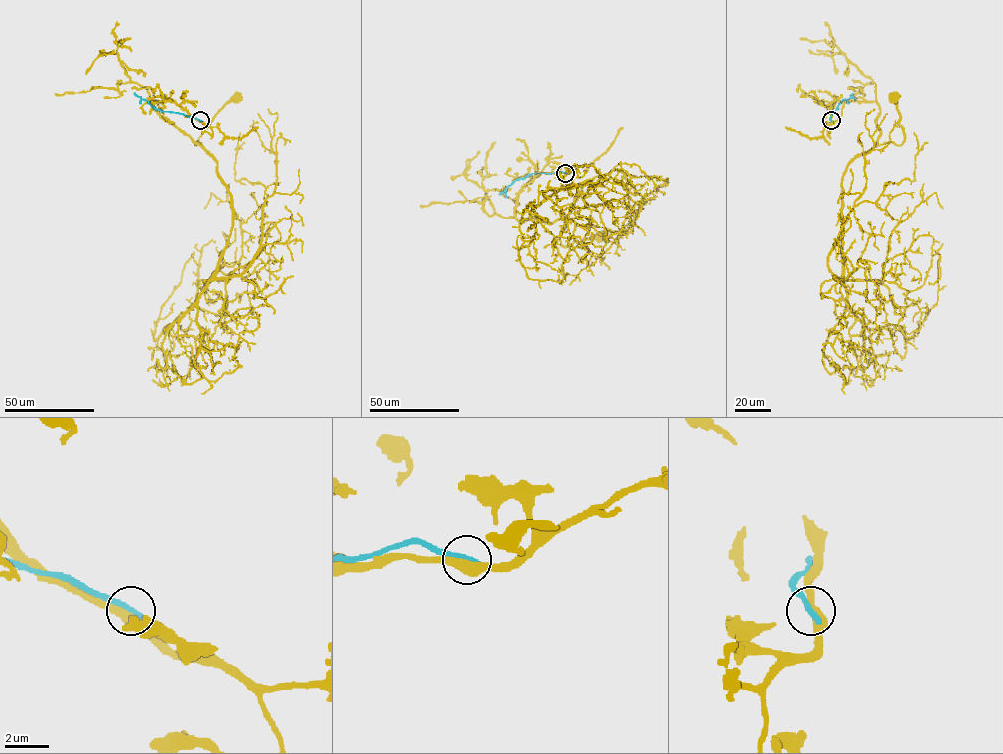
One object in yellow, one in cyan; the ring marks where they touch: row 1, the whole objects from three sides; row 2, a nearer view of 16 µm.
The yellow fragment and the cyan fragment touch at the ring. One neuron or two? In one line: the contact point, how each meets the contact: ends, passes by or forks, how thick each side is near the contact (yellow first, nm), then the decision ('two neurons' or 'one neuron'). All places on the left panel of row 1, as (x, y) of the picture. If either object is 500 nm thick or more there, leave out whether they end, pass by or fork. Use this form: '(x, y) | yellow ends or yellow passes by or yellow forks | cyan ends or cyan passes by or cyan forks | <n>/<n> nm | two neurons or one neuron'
(200, 120) | yellow passes by | cyan ends | 460/300 nm | two neurons

